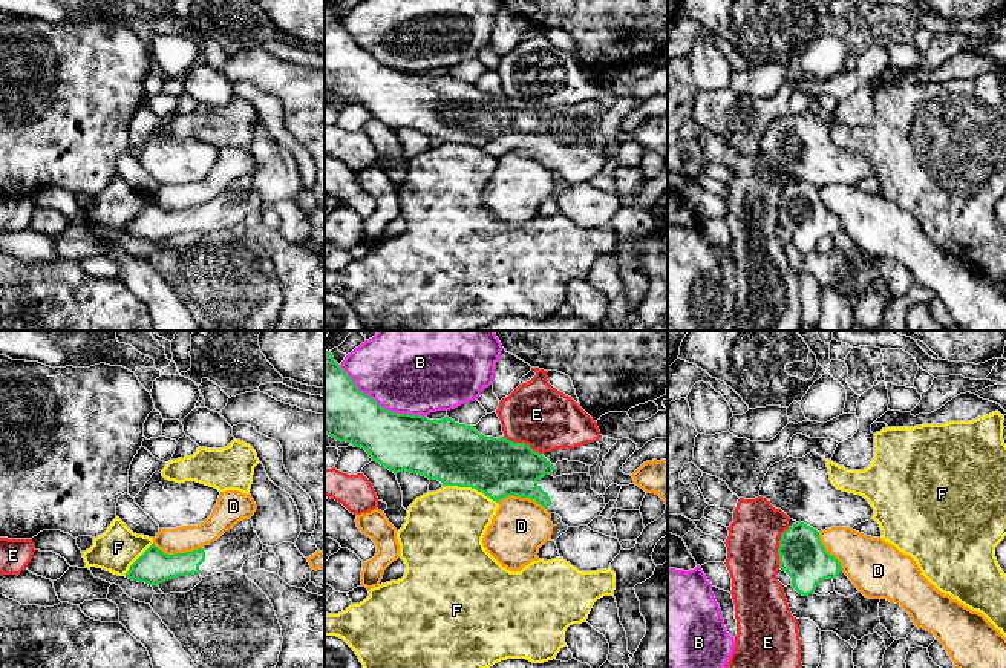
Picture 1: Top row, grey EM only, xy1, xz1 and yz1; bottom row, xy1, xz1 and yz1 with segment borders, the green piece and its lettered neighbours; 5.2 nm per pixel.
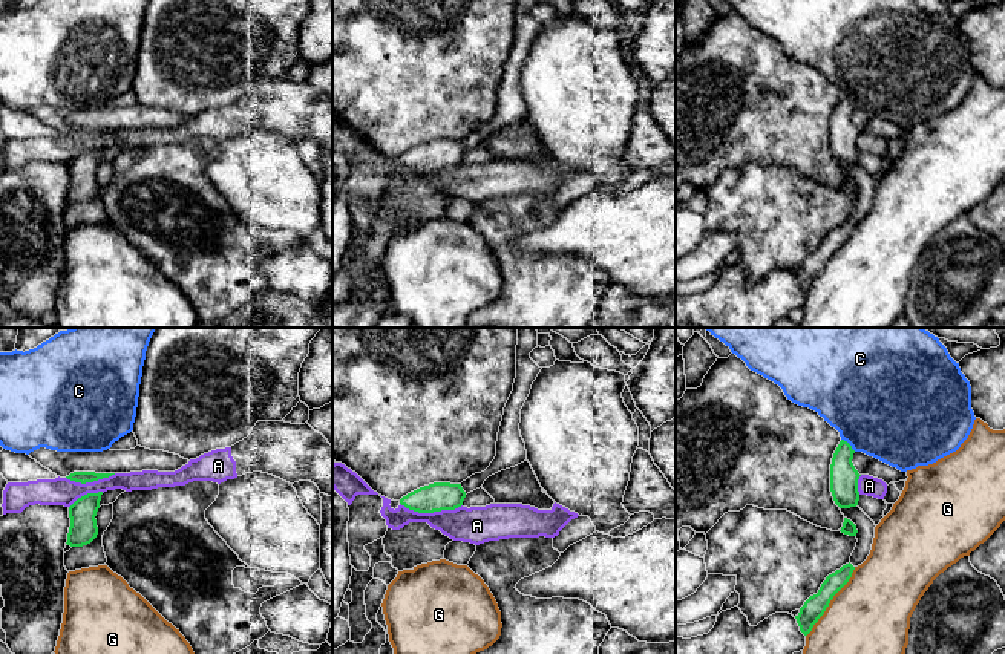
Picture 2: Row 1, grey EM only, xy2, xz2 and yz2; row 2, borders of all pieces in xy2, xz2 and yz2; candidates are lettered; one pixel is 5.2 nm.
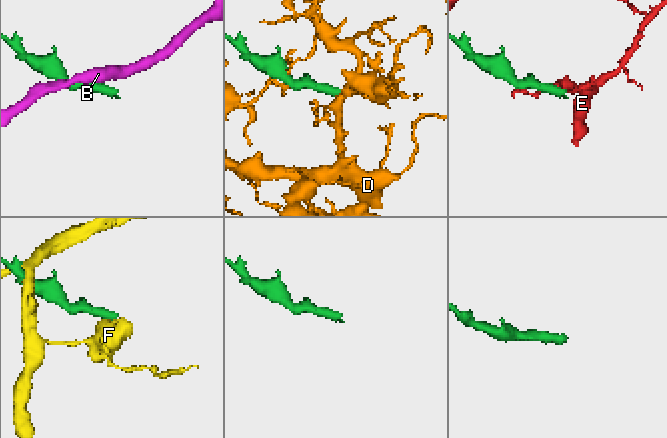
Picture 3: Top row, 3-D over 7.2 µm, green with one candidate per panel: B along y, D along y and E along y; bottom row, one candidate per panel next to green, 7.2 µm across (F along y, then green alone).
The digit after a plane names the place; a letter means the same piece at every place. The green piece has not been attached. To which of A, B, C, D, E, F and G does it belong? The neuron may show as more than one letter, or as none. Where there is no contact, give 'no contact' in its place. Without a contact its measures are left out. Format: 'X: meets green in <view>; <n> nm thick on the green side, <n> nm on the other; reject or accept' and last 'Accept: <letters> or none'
A: meets green in xz2; 150 nm thick on the green side, 190 nm on the other; reject
B: meets green in xz1; 320 nm thick on the green side, 480 nm on the other; reject
C: meets green in yz2; 150 nm thick on the green side, 500 nm on the other; reject
D: meets green in xy1; 190 nm thick on the green side, 140 nm on the other; reject
E: meets green in yz1; 240 nm thick on the green side, 280 nm on the other; reject
F: meets green in xz1; 320 nm thick on the green side, 380 nm on the other; reject
G: meets green in yz2; 110 nm thick on the green side, 420 nm on the other; reject
Accept: none

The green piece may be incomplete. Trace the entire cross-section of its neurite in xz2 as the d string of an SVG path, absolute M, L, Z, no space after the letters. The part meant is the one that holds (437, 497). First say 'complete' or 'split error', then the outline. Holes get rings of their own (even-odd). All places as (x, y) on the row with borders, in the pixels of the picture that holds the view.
complete | M434 482L408 493L400 504L418 513L434 513L455 510L463 505L464 498L461 484Z

